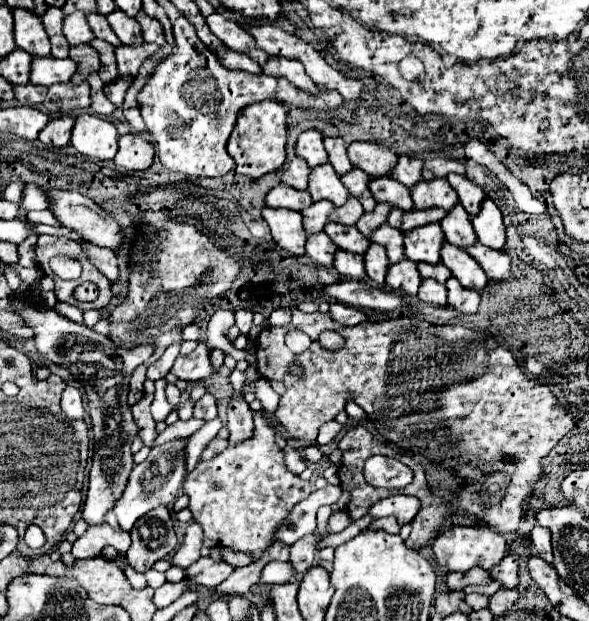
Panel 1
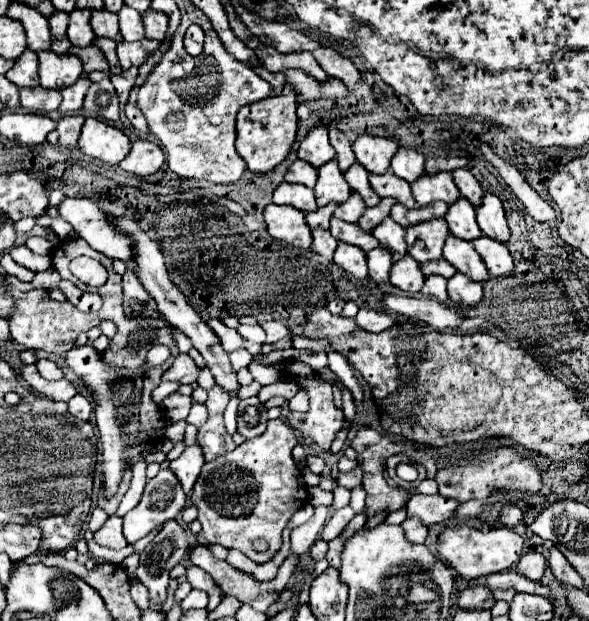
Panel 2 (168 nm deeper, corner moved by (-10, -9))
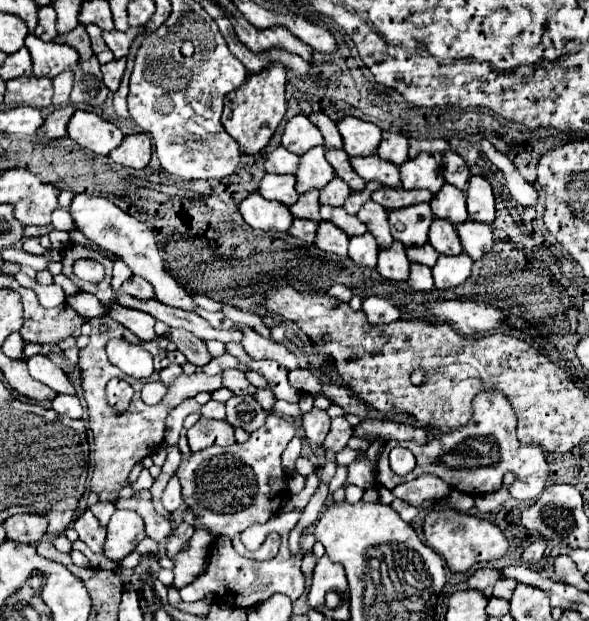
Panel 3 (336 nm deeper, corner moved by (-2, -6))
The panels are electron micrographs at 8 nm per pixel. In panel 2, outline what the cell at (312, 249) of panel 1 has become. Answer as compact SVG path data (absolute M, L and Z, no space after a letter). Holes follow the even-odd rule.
M312 229L312 237L314 237L314 241L312 241L312 251L316 251L318 255L322 255L322 257L326 257L326 259L332 259L338 241L330 235L330 231Z

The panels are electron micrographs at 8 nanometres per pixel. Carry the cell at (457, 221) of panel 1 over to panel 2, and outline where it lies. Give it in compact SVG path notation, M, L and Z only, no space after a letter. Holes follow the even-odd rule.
M458 197L450 207L448 213L444 215L450 233L466 239L466 241L474 241L476 237L480 237L480 227L476 223L476 209L472 207L470 201L464 201L464 197Z

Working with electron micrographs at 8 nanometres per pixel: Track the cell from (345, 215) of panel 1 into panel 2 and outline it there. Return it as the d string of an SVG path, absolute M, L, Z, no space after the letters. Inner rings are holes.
M352 193L352 197L348 197L348 201L344 201L344 205L336 207L334 217L342 219L342 221L348 221L348 223L358 223L364 209L366 209L366 205L364 205L362 197L358 193Z

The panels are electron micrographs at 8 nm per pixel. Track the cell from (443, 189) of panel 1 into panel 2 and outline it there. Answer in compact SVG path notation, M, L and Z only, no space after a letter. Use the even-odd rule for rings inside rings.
M446 171L420 177L416 183L412 183L412 193L418 205L428 205L434 201L446 201L450 205L452 201L456 201L456 197L460 197L452 175Z

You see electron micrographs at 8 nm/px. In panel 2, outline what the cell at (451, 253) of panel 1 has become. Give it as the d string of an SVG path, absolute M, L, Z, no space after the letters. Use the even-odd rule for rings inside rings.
M448 235L448 241L444 245L444 259L450 261L456 267L456 271L468 275L474 281L484 283L488 277L488 269L484 269L484 263L480 261L480 255L472 247L472 243L460 237Z

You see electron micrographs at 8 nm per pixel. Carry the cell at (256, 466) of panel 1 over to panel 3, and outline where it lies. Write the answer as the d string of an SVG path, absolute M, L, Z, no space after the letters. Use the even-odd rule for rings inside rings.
M268 414L266 424L252 432L244 444L232 444L228 448L208 448L190 458L184 458L178 468L182 484L182 498L196 516L196 526L206 528L212 536L230 536L240 556L254 560L270 560L278 554L280 536L268 534L266 542L258 552L248 552L240 542L240 532L252 524L268 522L282 506L282 484L284 500L288 498L288 478L280 464L280 454L296 434L294 426L282 416Z

